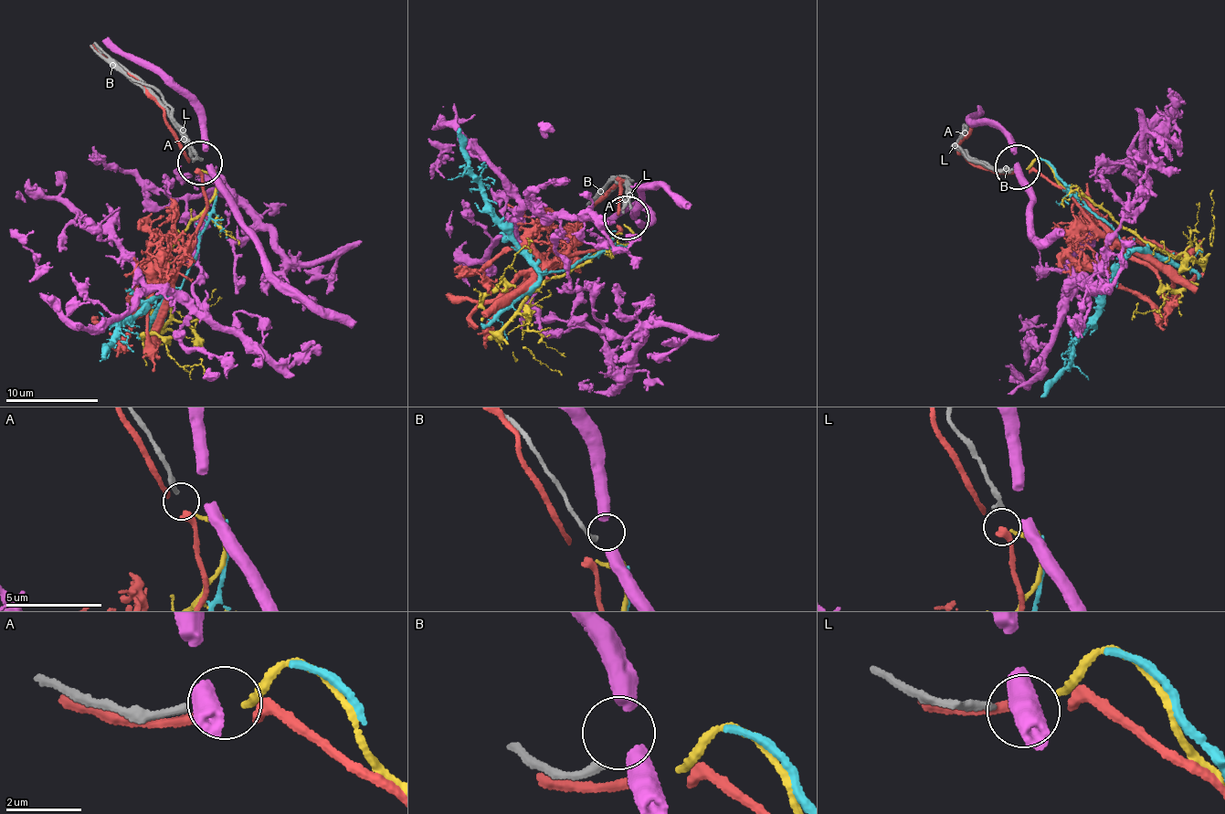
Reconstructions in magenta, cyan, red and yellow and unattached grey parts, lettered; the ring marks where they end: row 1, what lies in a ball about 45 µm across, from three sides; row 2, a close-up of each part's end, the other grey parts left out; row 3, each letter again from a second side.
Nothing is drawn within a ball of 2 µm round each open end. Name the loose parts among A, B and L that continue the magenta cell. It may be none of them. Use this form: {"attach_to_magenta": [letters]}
{"attach_to_magenta": []}

